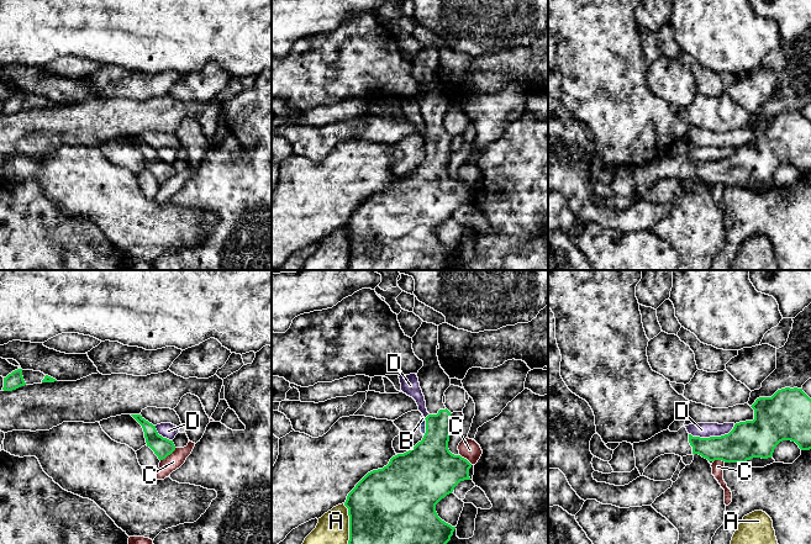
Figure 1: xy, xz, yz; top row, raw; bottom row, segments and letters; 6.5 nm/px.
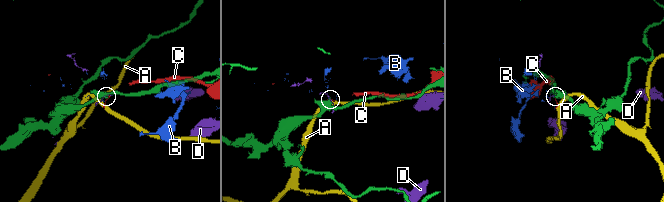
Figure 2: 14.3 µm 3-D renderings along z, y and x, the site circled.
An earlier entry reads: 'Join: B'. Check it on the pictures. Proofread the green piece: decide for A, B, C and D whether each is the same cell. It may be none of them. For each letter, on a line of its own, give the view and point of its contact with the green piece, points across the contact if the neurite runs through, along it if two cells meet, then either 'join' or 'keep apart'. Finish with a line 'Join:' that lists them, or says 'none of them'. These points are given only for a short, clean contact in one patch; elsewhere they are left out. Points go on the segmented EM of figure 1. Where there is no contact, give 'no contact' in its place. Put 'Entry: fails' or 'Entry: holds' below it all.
A: contact xz (349, 523); keep apart
B: contact xz (426, 427); keep apart
C: contact xy (168, 454); keep apart
D: contact yz (712, 437); keep apart
Join: none of them
Entry: fails

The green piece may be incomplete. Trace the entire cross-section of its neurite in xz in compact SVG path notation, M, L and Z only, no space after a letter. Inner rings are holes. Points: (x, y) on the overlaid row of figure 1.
M422 322L412 337L415 355L423 361L417 377L430 413L421 442L404 454L393 456L383 469L368 472L348 493L344 506L349 516L348 544L447 544L455 527L442 521L436 505L464 480L470 480L472 464L448 449L452 432L451 412L443 403L451 379L437 356L438 326Z

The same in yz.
M802 389L778 390L771 397L757 398L751 407L754 410L754 419L736 423L728 434L721 437L692 437L685 427L681 427L678 432L667 429L646 442L633 443L636 468L641 476L655 458L664 454L675 454L681 458L699 454L709 461L722 460L744 464L753 458L771 458L774 449L783 440L795 442L801 450L811 449L811 398Z

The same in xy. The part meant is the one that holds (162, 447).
M131 414L143 428L147 447L149 447L159 460L165 459L175 450L173 440L158 434L156 426L146 421L141 414Z

